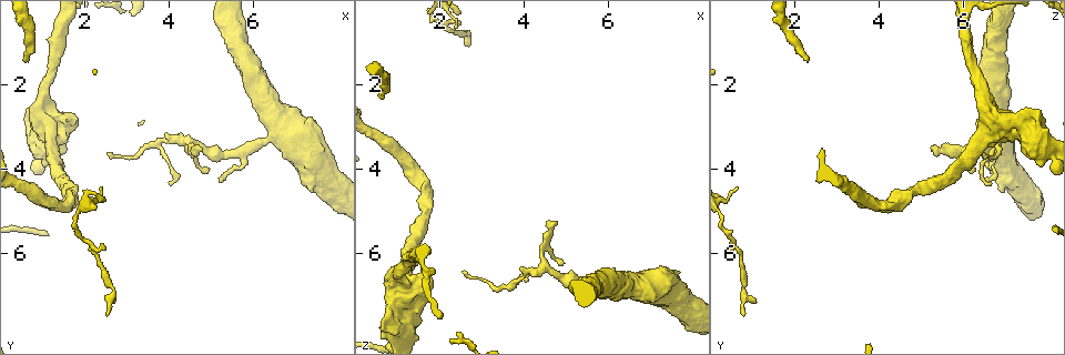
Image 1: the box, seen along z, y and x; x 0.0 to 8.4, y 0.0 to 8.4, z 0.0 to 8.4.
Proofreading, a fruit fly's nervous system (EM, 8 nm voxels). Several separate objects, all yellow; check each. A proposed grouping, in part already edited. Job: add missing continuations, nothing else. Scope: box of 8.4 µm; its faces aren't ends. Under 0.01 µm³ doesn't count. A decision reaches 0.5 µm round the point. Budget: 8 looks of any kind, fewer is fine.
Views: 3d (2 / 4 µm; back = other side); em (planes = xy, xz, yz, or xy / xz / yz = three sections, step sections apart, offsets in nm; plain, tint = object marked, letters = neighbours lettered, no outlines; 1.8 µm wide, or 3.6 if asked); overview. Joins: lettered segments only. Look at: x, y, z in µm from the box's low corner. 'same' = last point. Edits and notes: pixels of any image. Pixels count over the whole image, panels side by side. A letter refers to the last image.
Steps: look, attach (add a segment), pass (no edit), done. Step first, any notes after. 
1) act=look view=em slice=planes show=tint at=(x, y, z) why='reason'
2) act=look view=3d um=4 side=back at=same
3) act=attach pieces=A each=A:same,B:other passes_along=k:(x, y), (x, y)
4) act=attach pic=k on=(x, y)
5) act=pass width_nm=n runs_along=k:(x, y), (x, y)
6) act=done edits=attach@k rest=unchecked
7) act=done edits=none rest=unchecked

act=look view=em slice=planes show=letters at=(0.70, 2.55, 7.70) why='stops while still wide'

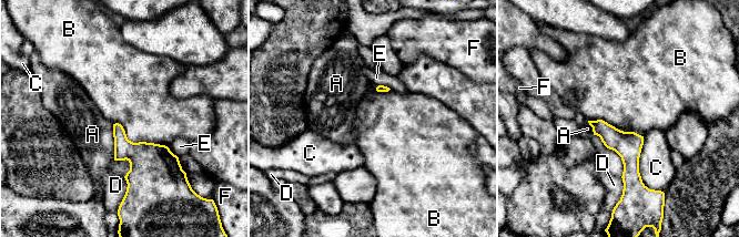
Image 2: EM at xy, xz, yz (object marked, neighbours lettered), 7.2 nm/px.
act=pass each=A:other,B:other,C:other,D:other,E:other,F:other border=2:(113, 123), (133, 142), (166, 146) found='none of them fits'

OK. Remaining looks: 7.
act=look view=3d um=2 side=back at=(5.20, 4.25, 6.50) why='thin end'

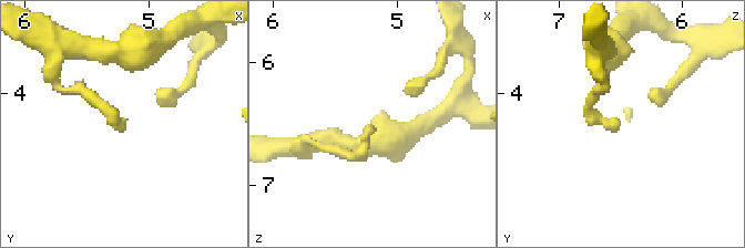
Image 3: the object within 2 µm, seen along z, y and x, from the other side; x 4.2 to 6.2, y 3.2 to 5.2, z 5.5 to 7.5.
act=look view=em slice=planes show=tint at=(5.22, 4.24, 6.52)

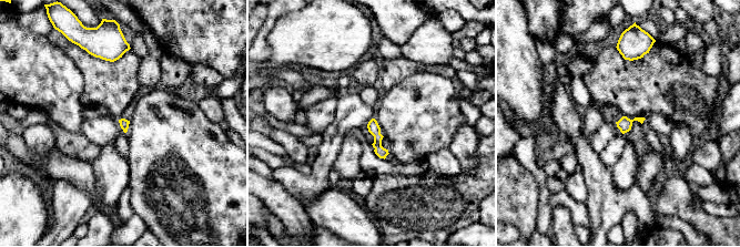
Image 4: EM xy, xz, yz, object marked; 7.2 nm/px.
act=look view=em slice=planes show=letters at=same

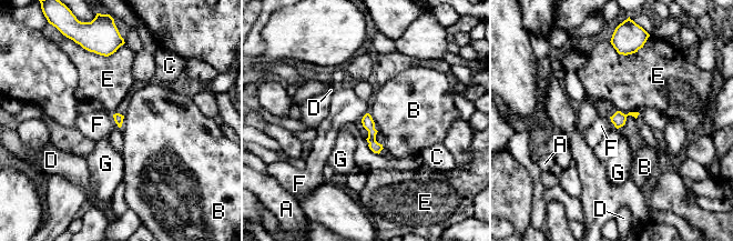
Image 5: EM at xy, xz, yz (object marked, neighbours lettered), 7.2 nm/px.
act=pass width_nm=70 each=A:other,B:other,C:other,D:other,E:other,F:other,G:other found='no lettered segment goes on from it'

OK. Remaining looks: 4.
act=look view=3d um=2 at=(2.50, 7.50, 0.80) why='branch stops here'

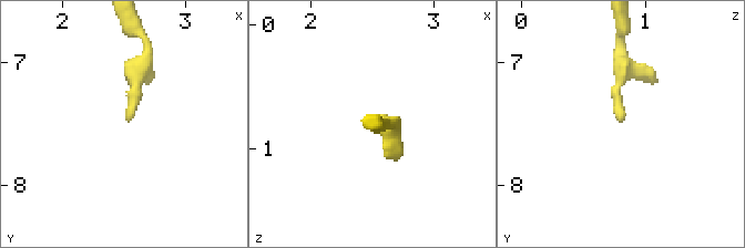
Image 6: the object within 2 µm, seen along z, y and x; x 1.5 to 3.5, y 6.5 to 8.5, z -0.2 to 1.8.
act=look view=em slice=planes show=letters at=(2.52, 7.44, 0.80)

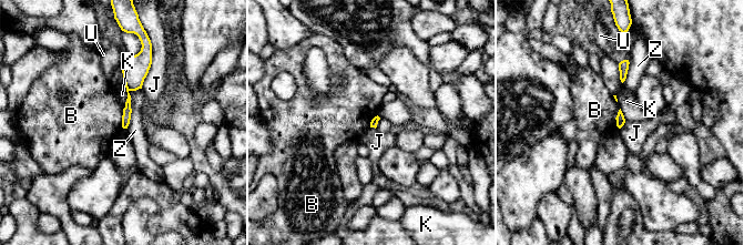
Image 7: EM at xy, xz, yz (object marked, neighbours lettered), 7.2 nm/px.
act=pass each=B:other,J:other,K:other,U:other,Z:other runs_along=7:(135, 58), (124, 124) found='none of them fits'

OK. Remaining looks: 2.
act=look view=3d um=2 at=(2.45, 4.45, 0.70) why='free end'

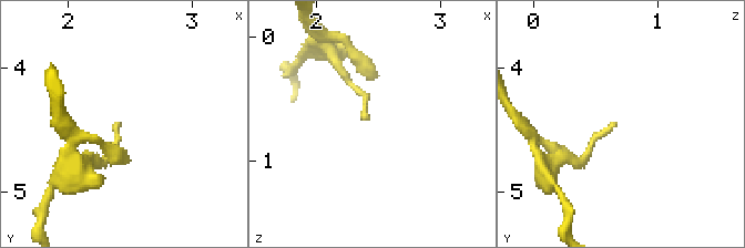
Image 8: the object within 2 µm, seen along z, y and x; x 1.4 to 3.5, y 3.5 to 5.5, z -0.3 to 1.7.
act=look view=em slice=planes show=letters at=(2.40, 4.44, 0.66)

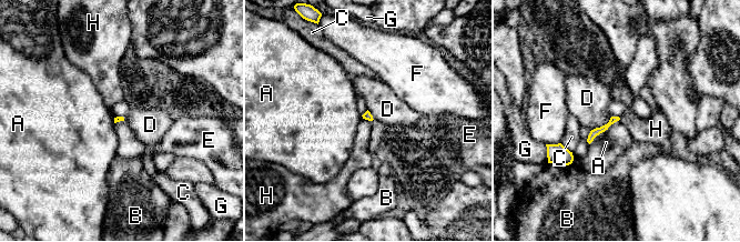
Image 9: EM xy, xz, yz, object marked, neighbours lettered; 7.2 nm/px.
act=pass longest_contact=D:180nm each=A:other,B:other,C:other,D:other,E:other,F:other,G:other,H:other found='no lettered segment goes on from it'

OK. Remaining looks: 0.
act=done edits=none rest=unchecked

